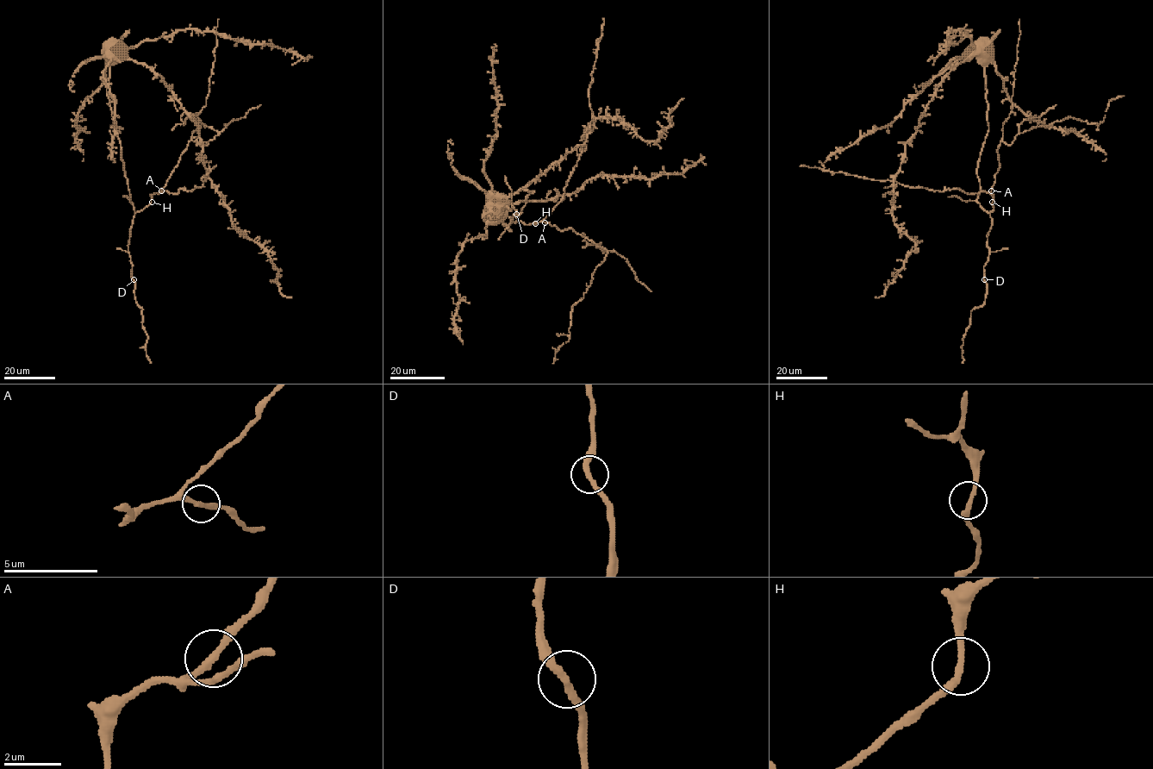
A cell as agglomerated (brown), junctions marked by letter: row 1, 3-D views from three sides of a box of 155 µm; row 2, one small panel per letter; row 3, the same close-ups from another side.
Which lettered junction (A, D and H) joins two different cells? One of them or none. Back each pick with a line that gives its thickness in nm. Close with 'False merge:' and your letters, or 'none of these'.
False merge: none of these

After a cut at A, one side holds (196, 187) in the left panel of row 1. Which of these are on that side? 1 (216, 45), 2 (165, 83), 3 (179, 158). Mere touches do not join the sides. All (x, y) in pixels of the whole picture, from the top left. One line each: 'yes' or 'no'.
1: no
2: yes
3: no

